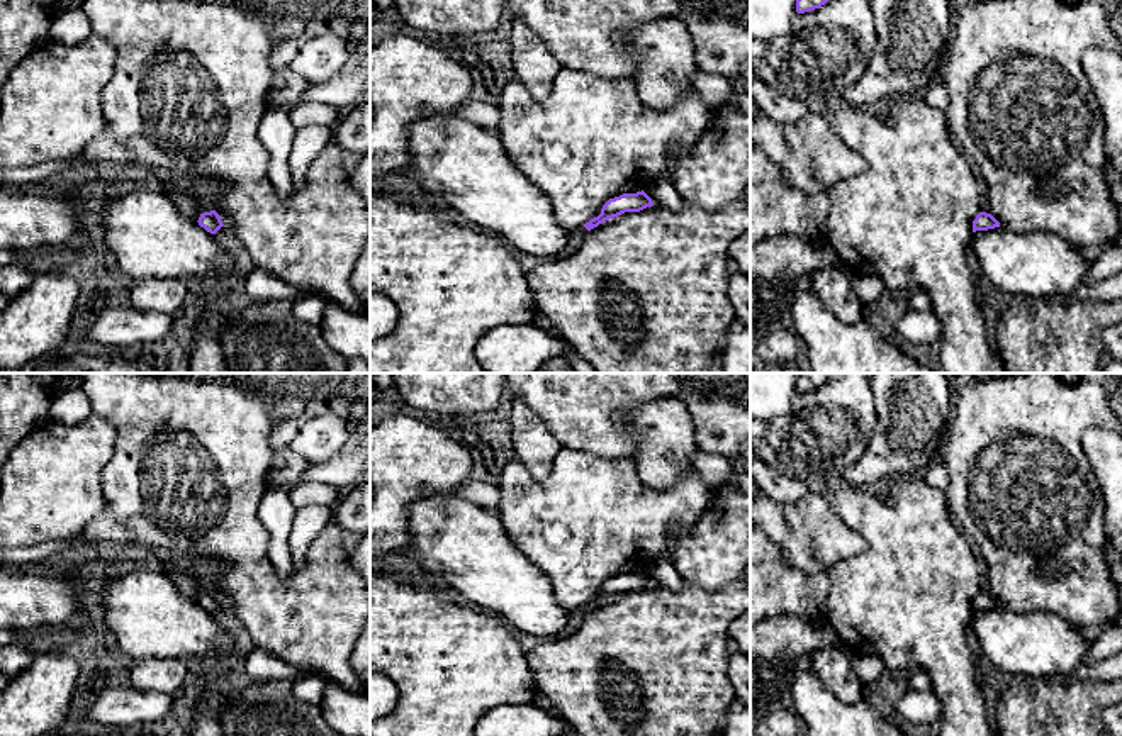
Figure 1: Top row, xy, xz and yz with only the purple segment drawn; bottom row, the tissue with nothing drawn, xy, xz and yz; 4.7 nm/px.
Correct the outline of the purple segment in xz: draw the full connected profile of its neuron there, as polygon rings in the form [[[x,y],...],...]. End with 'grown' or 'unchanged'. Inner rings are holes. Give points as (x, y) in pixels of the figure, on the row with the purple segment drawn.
[[[642,190],[637,193],[623,193],[620,197],[609,198],[603,209],[601,214],[589,222],[586,222],[582,227],[577,227],[570,232],[569,244],[565,246],[562,256],[569,256],[575,253],[582,243],[582,237],[599,224],[603,224],[608,219],[618,217],[625,212],[640,212],[647,207],[652,207],[652,198]]]; grown

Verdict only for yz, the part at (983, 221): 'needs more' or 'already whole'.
needs more

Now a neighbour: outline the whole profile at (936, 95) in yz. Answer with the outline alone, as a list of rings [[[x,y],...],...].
[[[940,78],[927,88],[923,100],[932,109],[937,109],[940,112],[947,110],[949,93]]]

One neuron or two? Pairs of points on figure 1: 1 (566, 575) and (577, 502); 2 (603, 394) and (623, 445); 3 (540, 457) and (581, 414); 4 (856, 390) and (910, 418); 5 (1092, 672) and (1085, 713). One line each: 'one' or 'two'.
1: one
2: one
3: two
4: two
5: two

